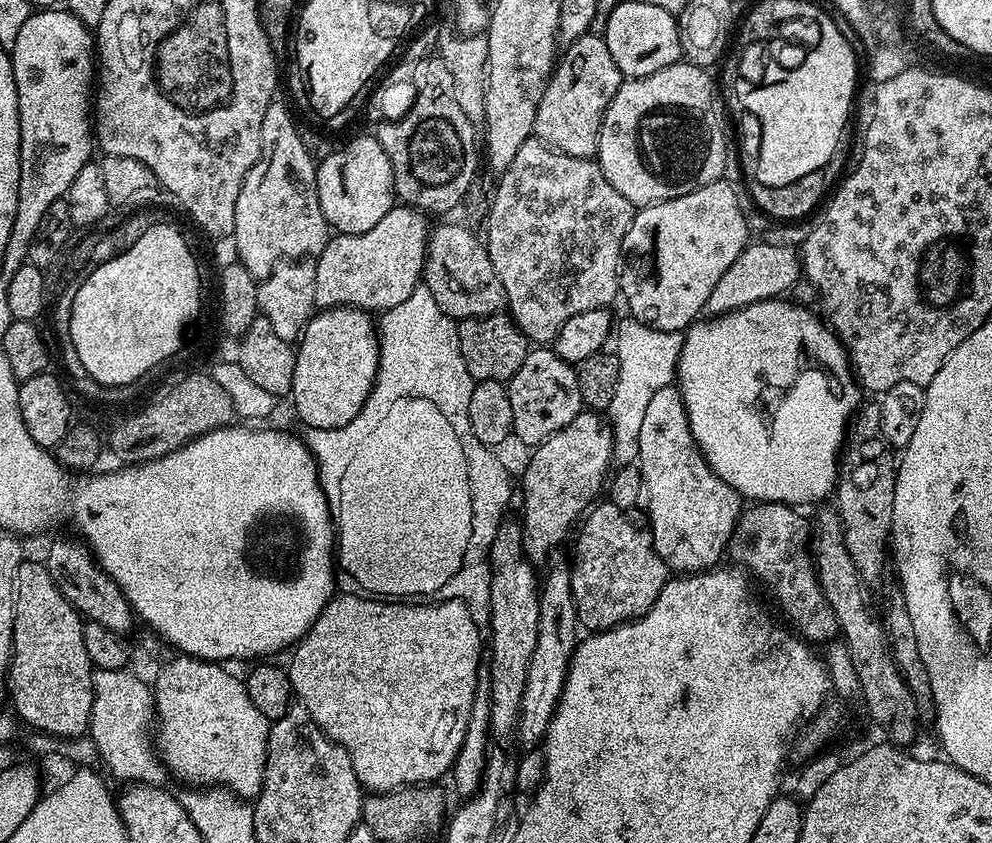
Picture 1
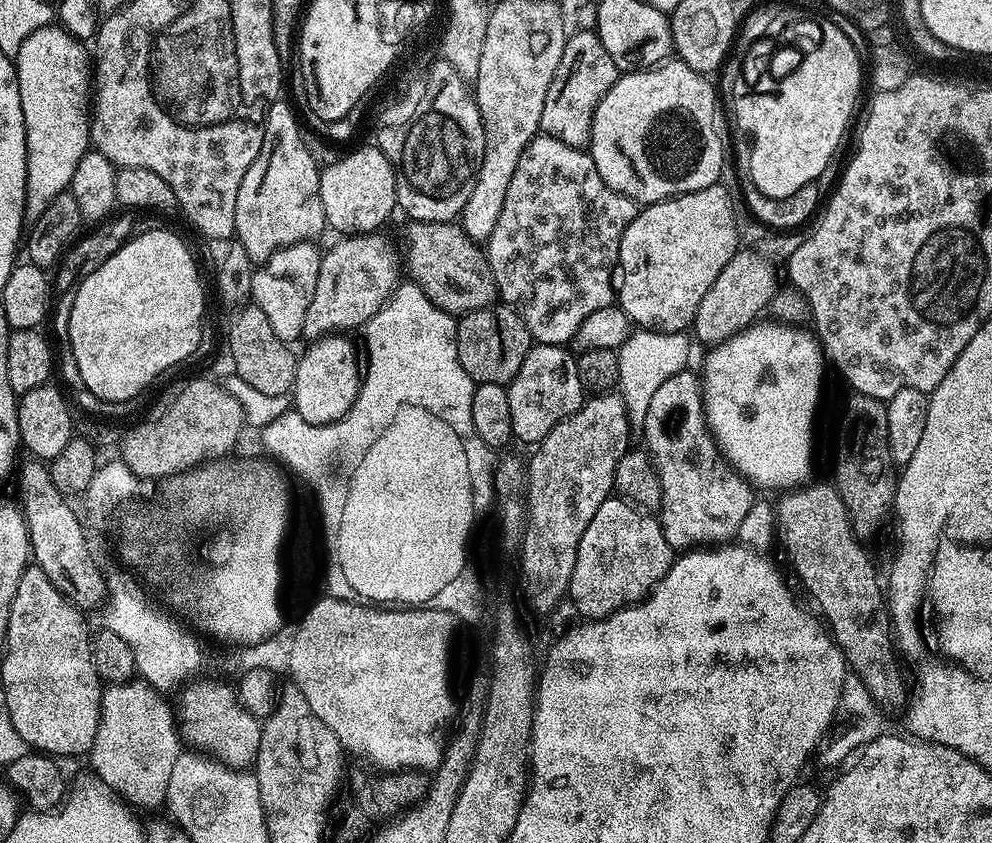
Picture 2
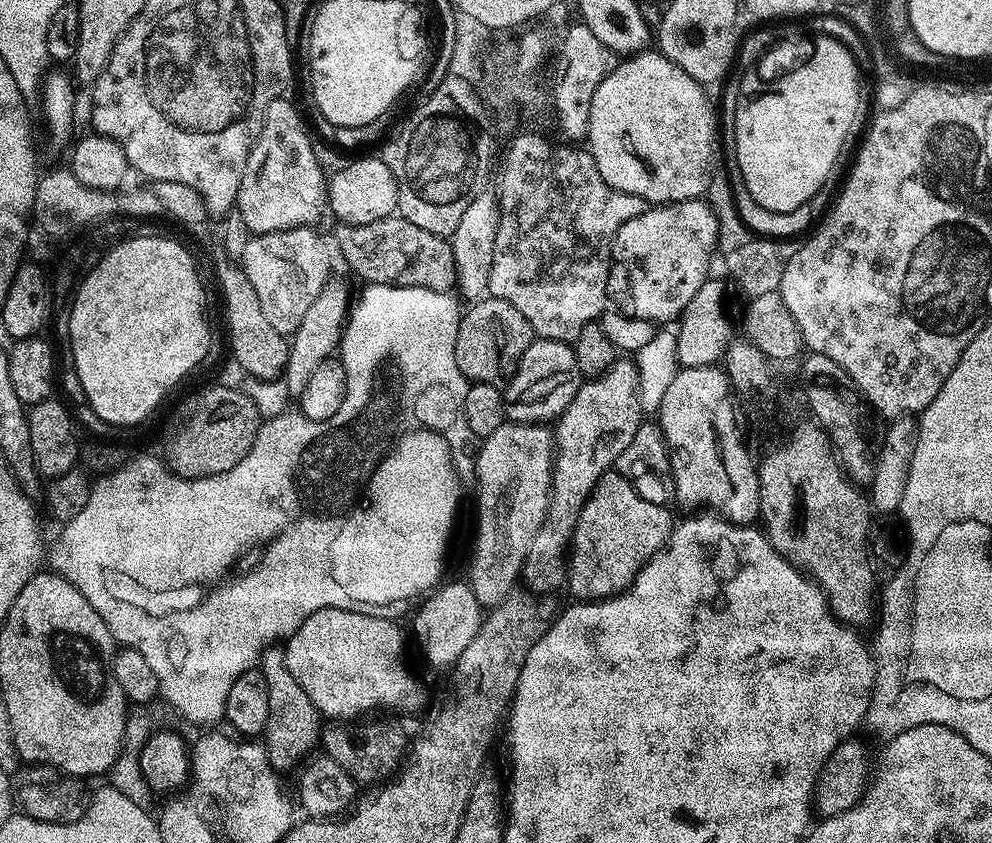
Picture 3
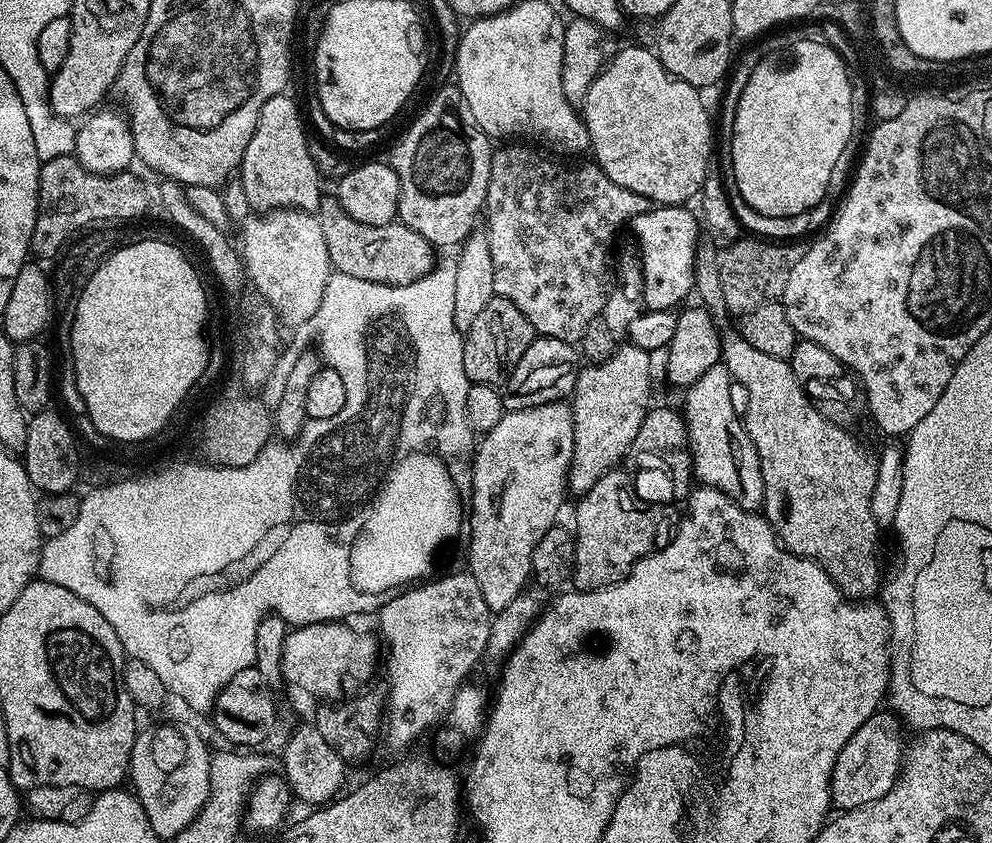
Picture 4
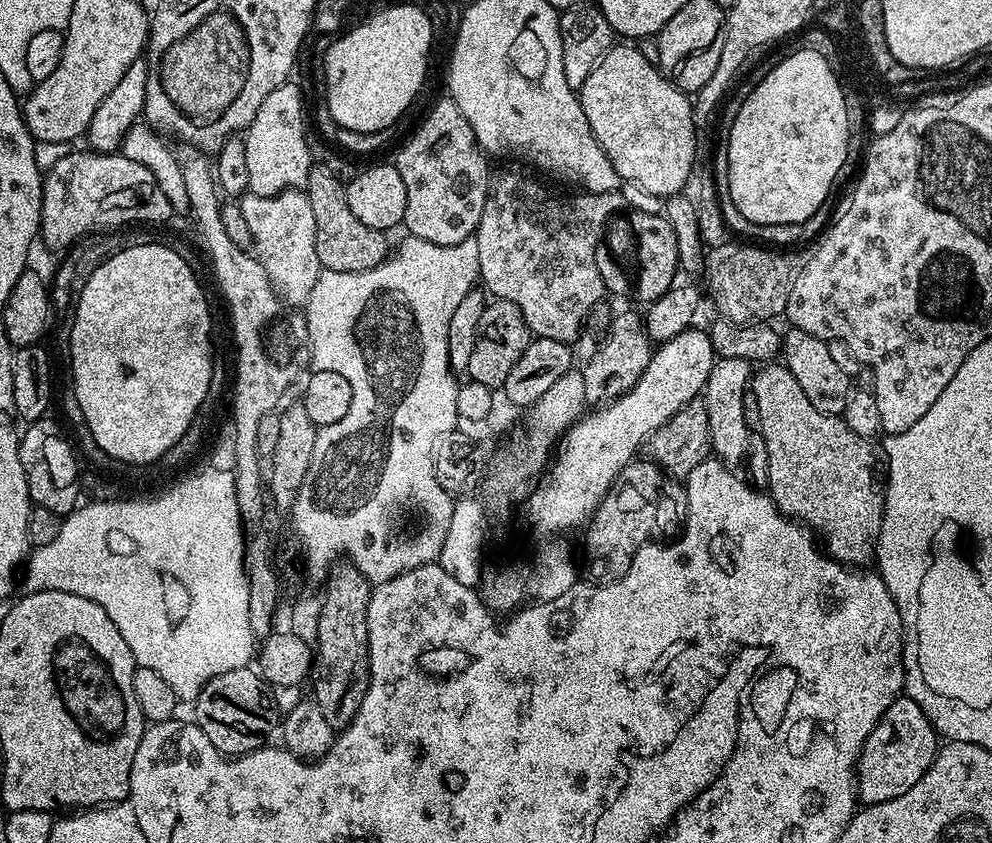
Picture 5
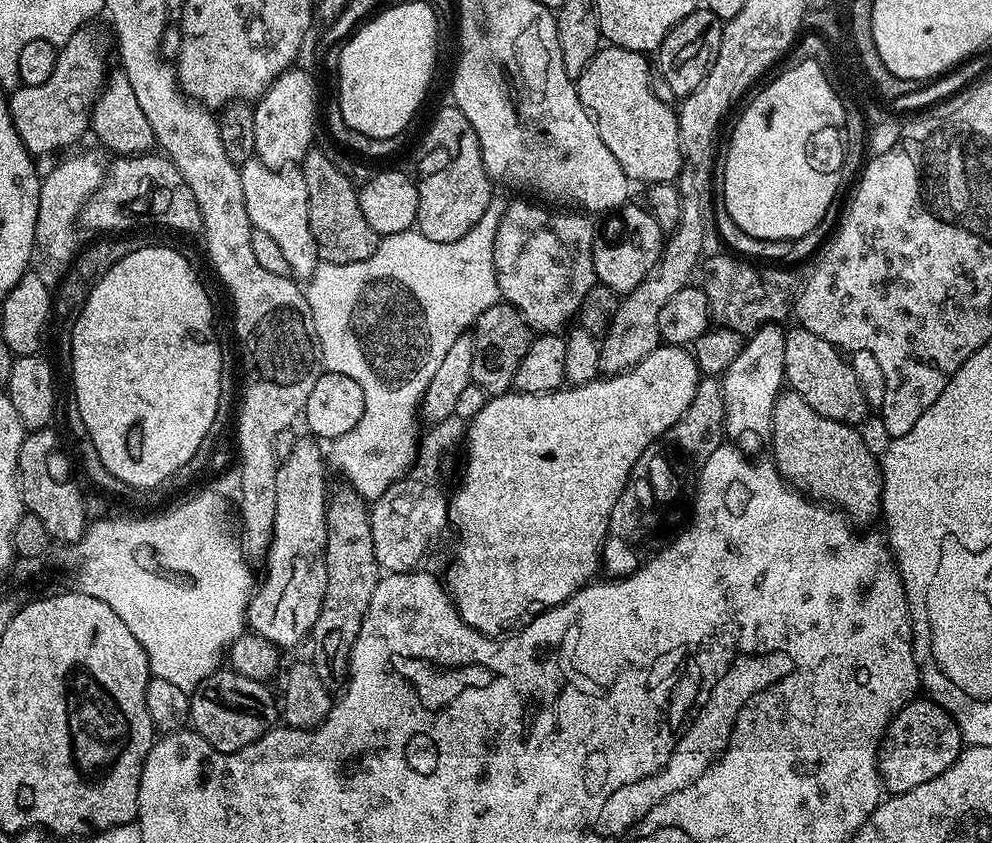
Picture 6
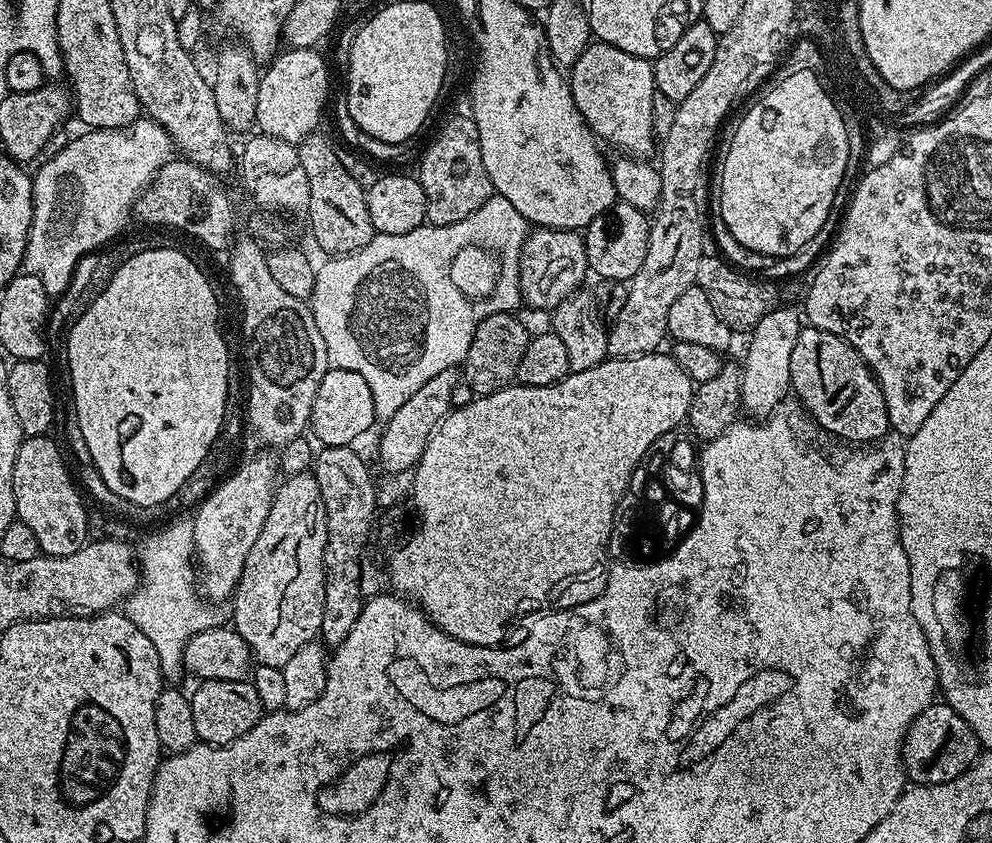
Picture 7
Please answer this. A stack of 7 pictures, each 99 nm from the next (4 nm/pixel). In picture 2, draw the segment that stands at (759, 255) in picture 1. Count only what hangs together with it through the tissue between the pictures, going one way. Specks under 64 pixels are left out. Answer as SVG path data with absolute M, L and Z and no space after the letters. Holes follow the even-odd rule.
M738 250L730 262L722 266L722 274L714 278L714 286L706 290L706 298L702 298L690 328L696 331L697 338L707 346L723 344L731 336L737 336L744 329L752 327L759 317L756 315L762 310L764 312L774 298L778 289L776 272L772 269L775 267L767 259L757 256Z

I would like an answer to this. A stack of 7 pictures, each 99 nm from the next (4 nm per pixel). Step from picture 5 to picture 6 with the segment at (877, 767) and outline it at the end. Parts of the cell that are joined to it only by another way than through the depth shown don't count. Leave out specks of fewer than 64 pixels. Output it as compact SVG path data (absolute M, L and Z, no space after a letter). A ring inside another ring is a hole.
M930 699L911 700L888 723L880 742L878 765L883 787L892 794L914 790L914 786L922 786L922 782L930 782L930 778L938 778L942 770L948 770L961 751L960 731L954 718Z

